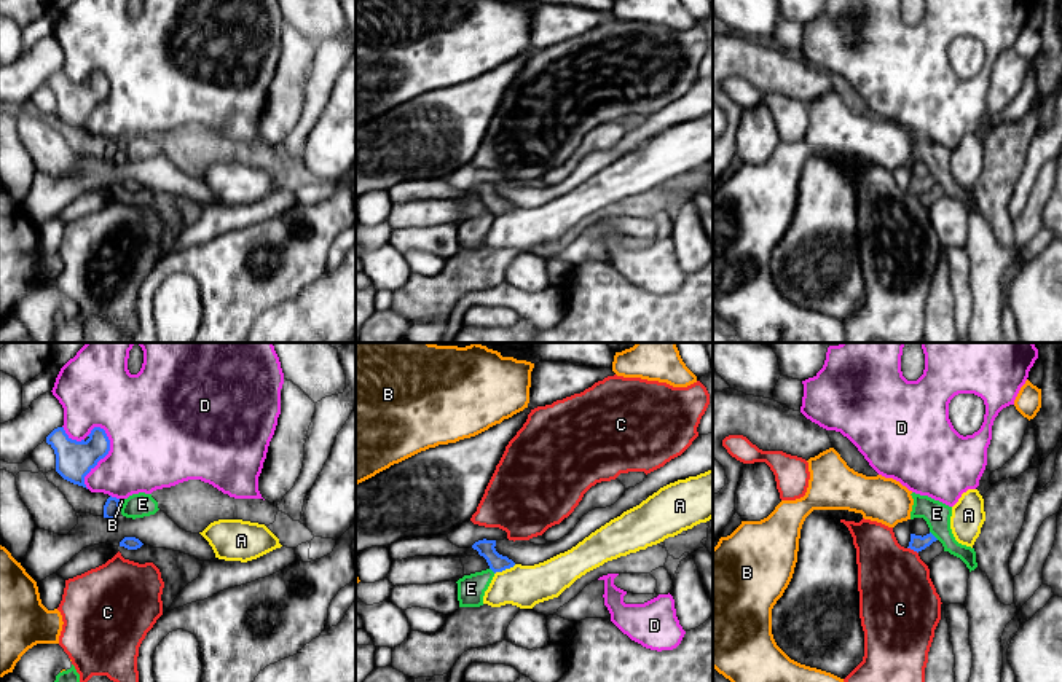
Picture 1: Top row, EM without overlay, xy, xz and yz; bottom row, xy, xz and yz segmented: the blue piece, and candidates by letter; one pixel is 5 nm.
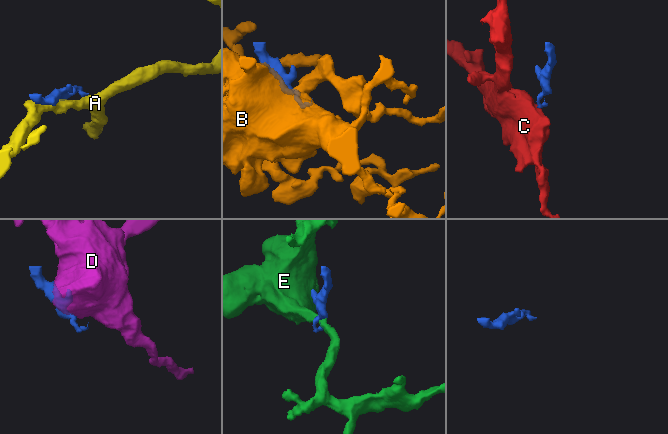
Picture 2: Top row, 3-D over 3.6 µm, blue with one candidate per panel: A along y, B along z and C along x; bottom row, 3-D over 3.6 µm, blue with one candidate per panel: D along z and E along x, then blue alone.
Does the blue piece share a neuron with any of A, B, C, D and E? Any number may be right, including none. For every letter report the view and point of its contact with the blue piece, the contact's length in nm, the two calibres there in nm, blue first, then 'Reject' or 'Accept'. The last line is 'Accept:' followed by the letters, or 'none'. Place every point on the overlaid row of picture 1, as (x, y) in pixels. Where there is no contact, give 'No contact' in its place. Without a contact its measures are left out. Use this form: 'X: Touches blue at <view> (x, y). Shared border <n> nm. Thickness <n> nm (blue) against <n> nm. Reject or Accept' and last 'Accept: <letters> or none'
A: Touches blue at xz (504, 569). Shared border 120 nm. Thickness 90 nm (blue) against 200 nm. Reject
B: Touches blue at xy (118, 502). Shared border 40 nm. Thickness 90 nm (blue) against 30 nm. Reject
C: Touches blue at yz (912, 548). Shared border 70 nm. Thickness 80 nm (blue) against 380 nm. Reject
D: Touches blue at xy (102, 458). Shared border 320 nm. Thickness 190 nm (blue) against 420 nm. Reject
E: Touches blue at yz (933, 536). Shared border 60 nm. Thickness 80 nm (blue) against 130 nm. Reject
Accept: none

